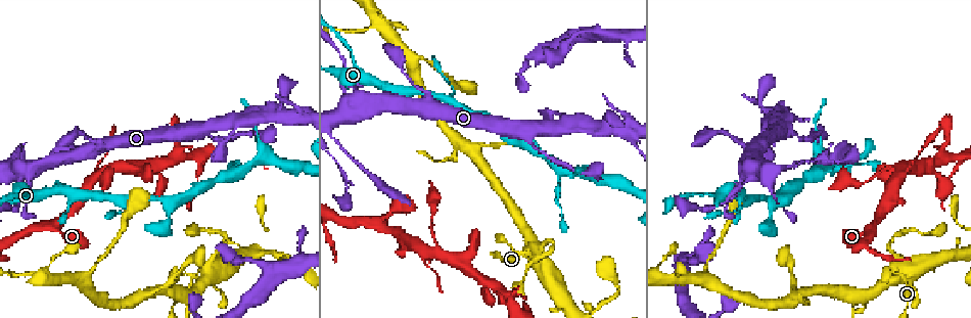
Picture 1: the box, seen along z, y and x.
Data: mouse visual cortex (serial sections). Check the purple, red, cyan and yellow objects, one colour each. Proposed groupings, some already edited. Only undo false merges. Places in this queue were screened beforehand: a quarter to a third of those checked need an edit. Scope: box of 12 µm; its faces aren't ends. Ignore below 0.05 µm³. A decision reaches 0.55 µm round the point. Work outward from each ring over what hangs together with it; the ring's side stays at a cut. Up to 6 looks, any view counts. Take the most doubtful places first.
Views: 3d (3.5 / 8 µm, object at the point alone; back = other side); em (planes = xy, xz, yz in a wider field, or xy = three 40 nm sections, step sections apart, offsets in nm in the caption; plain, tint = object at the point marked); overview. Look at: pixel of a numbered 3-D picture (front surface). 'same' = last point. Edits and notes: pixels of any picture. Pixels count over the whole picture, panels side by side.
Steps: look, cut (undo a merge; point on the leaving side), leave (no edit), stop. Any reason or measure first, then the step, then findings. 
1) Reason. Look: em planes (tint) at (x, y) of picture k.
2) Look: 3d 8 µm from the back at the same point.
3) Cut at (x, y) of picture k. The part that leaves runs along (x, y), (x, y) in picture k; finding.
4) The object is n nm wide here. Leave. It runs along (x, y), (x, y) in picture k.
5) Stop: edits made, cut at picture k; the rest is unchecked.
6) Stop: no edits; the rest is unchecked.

Abrupt turn. Look: 3d 3.5 µm at (380, 223) of picture 1.

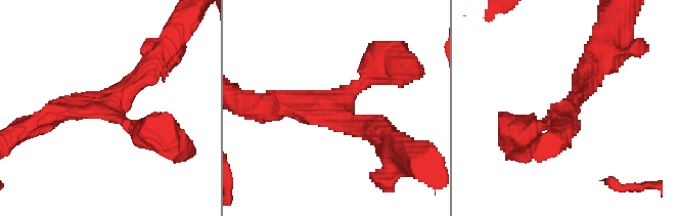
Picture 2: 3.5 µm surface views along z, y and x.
Look: em xy step 5 (tint) at (341, 110) of picture 2.

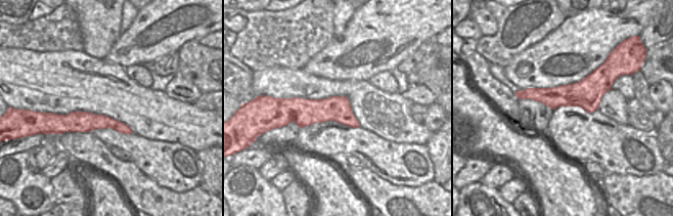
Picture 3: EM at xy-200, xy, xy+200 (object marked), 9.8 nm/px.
Leave. It runs along (609, 84), (586, 94), (520, 94) in picture 3; one cell here.

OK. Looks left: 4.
Abrupt turn. Look: 3d 3.5 µm at (894, 255) of picture 1.

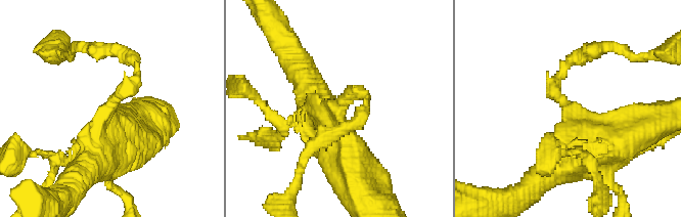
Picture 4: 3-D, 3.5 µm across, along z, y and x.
The arms are 150, 450 nm wide. Look: em xy step 3 (tint) at (569, 105) of picture 4.

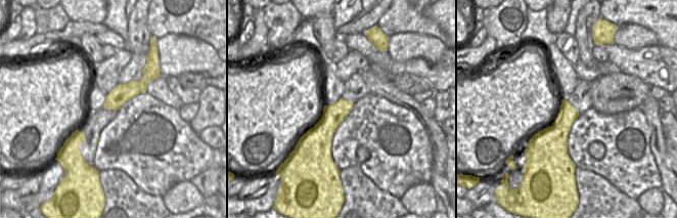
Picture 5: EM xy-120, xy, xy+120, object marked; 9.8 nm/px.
Leave. It runs along (569, 166), (577, 116), (553, 84), (574, 59) in picture 4; all the same cell.

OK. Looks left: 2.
Three-way junction. Look: 3d 3.5 µm at (409, 60) of picture 1.

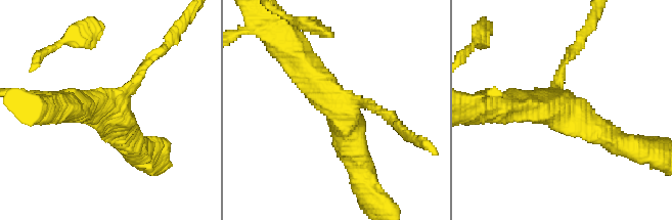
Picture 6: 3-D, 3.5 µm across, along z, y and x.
3 arms meet here; the arms are 150, 350, 450 nm wide; shape alone is not enough. Look: em xy step 5 (tint) at (566, 110) of picture 6.

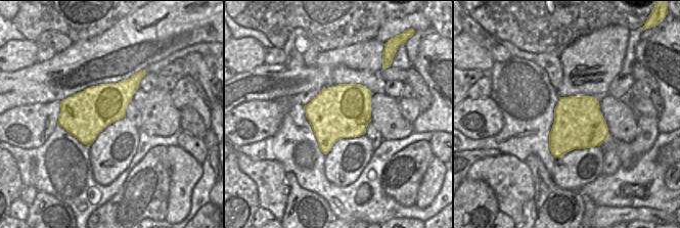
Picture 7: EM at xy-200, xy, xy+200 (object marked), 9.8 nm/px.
Leave. It runs along (358, 165), (343, 115), (299, 57) in picture 6; one cell here.

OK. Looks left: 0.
Stop: no edits; the rest is unchecked.

